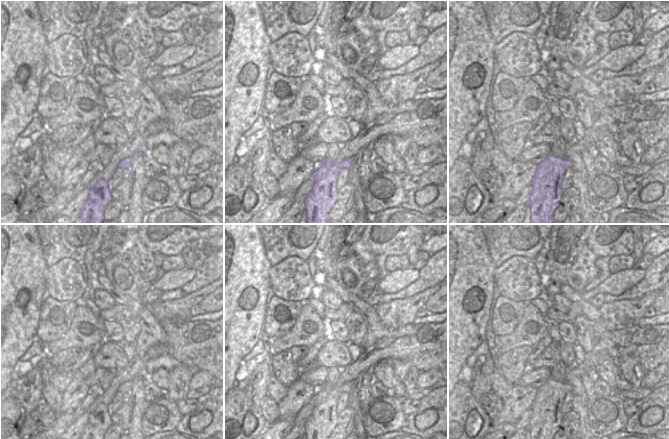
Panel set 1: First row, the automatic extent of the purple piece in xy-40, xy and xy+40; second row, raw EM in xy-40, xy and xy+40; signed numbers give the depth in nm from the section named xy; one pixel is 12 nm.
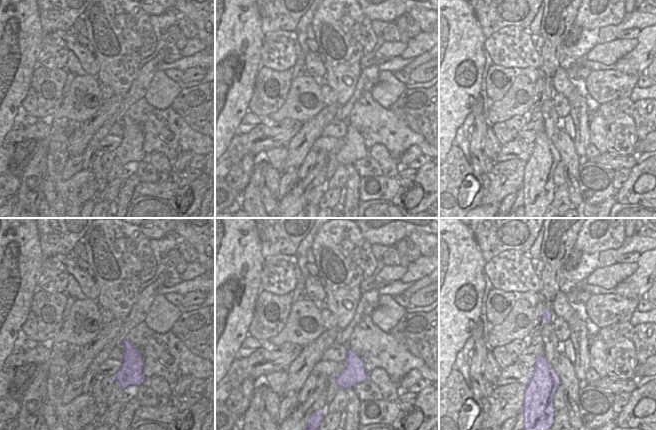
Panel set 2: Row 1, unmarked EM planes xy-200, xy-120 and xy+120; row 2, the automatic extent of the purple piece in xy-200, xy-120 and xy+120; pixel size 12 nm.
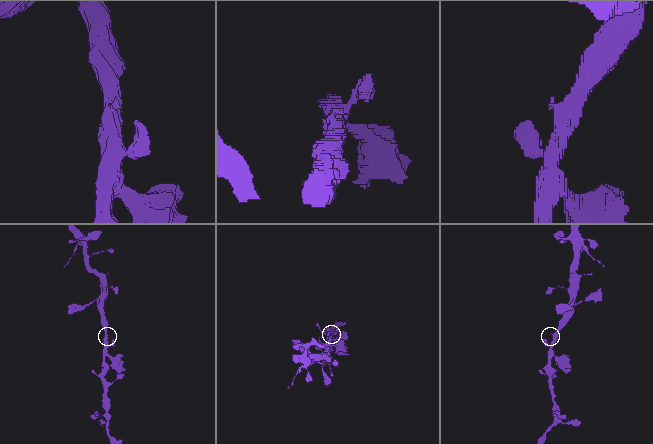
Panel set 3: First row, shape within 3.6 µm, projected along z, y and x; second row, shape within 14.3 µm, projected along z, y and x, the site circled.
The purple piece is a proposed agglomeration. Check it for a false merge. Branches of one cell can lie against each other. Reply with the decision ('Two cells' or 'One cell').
One cell

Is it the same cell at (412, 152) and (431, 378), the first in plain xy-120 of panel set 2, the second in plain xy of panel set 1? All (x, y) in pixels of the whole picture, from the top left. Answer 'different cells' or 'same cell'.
same cell

